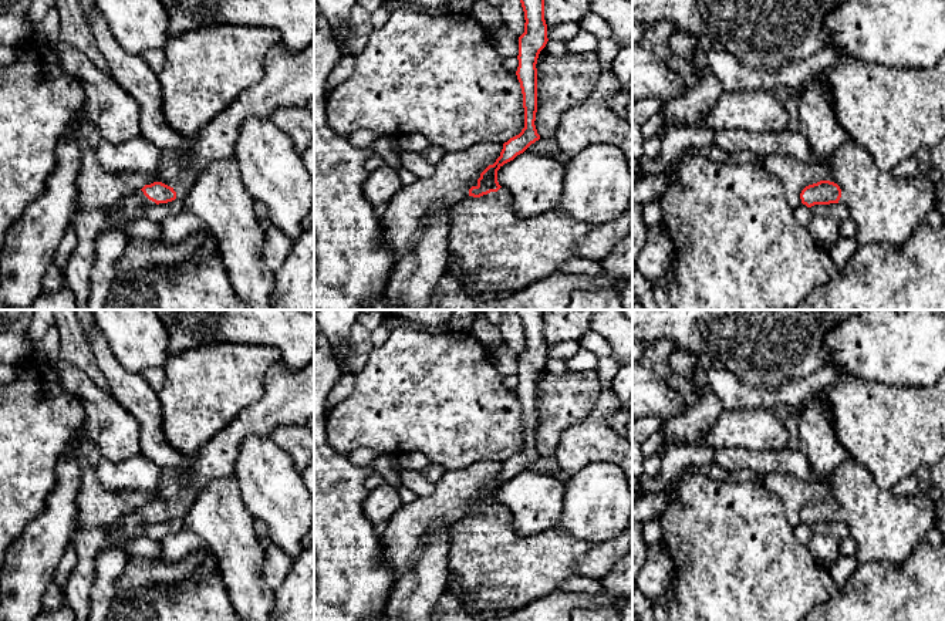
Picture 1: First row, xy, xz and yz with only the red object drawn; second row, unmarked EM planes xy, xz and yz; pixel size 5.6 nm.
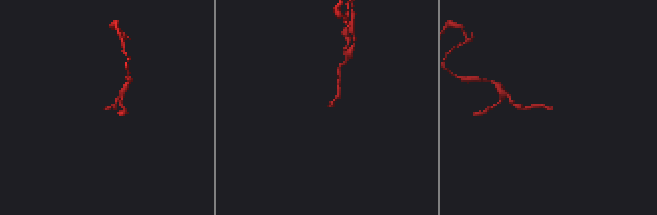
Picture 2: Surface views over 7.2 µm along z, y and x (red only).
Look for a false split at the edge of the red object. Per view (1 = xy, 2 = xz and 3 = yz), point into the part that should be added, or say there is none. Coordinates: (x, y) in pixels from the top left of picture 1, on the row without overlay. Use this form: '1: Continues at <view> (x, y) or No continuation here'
1: Continues at xy (287, 400)
2: Continues at xz (503, 570)
3: Continues at yz (886, 526)

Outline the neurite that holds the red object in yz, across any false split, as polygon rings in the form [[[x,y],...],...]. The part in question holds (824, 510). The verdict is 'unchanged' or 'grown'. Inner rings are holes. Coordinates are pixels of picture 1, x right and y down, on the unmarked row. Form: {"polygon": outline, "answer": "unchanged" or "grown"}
{"polygon": [[[846,458],[833,472],[827,483],[831,496],[806,504],[800,517],[807,526],[814,523],[841,522],[850,529],[850,537],[857,544],[858,564],[870,561],[904,563],[914,551],[917,543],[925,539],[929,529],[935,527],[938,506],[928,496],[895,495],[877,486],[868,469]]], "answer": "grown"}

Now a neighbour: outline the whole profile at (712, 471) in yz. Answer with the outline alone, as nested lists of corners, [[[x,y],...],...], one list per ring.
[[[715,462],[706,466],[701,466],[699,470],[715,480],[728,480],[729,479],[729,472],[725,469],[719,468]]]

